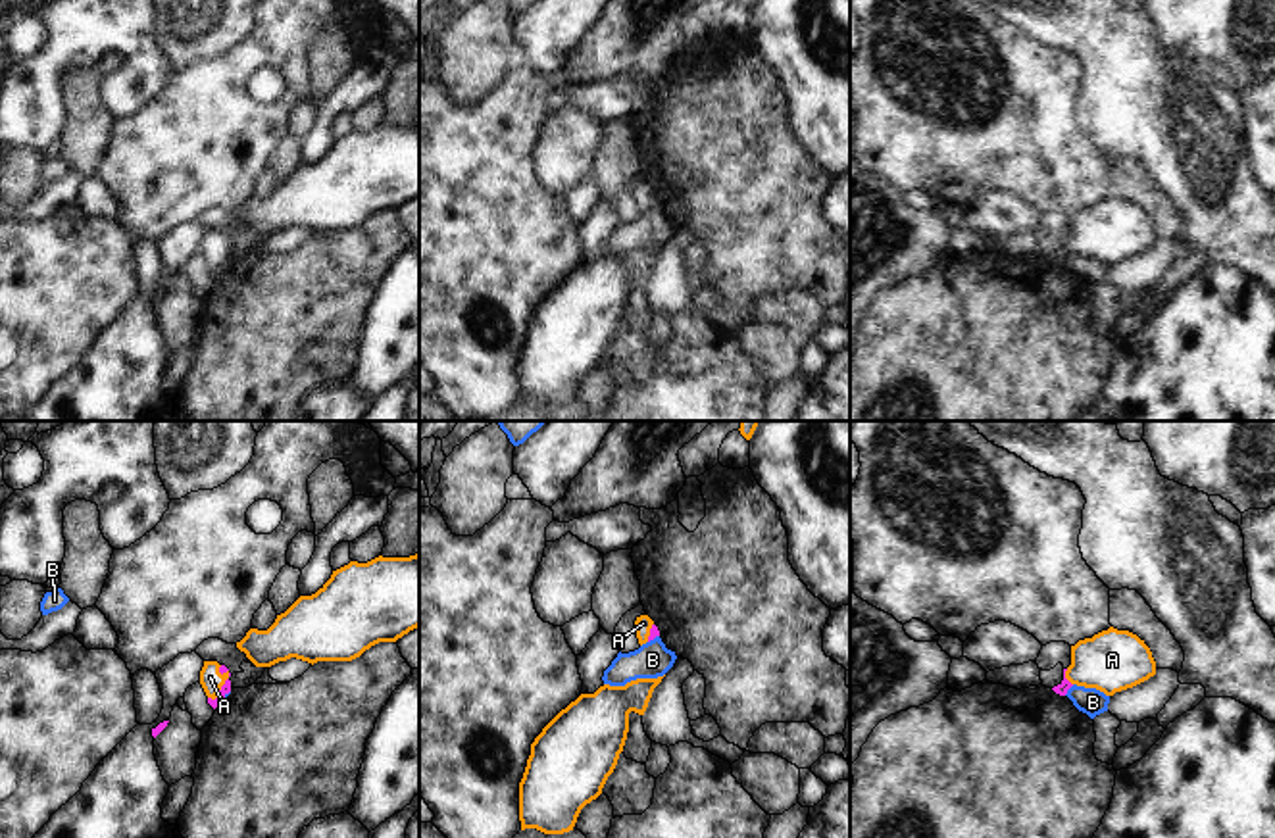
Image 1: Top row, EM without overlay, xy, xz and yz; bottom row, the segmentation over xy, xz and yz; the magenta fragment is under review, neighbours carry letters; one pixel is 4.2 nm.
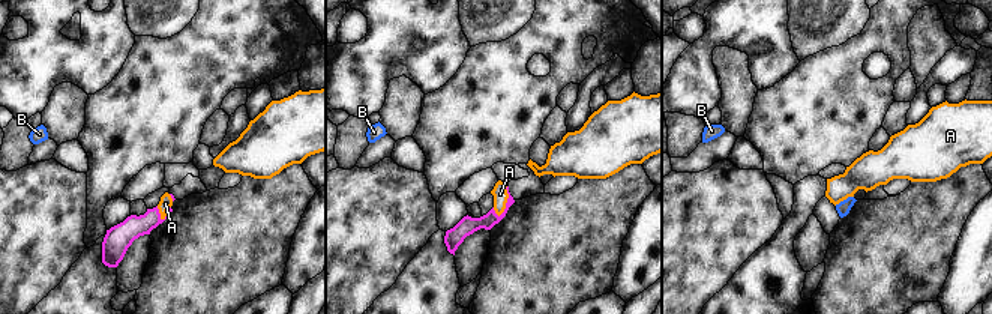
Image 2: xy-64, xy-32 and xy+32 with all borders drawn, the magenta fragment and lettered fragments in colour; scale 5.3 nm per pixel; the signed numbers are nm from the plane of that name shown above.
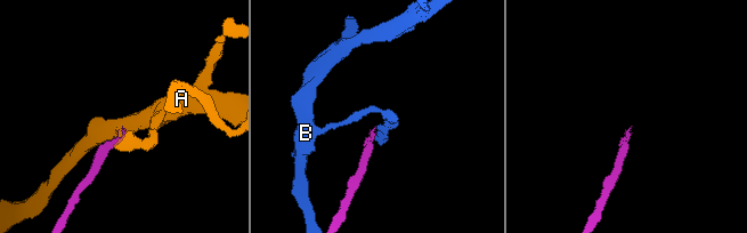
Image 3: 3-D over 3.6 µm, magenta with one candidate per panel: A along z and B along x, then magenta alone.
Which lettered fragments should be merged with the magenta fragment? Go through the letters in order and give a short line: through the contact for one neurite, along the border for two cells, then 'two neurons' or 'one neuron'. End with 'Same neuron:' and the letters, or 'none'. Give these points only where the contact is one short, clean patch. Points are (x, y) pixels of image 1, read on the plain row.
A: line xy (225, 258), (225, 252), (210, 246); one neuron
B: line xz (658, 204), (649, 212); two neurons
Same neuron: A

